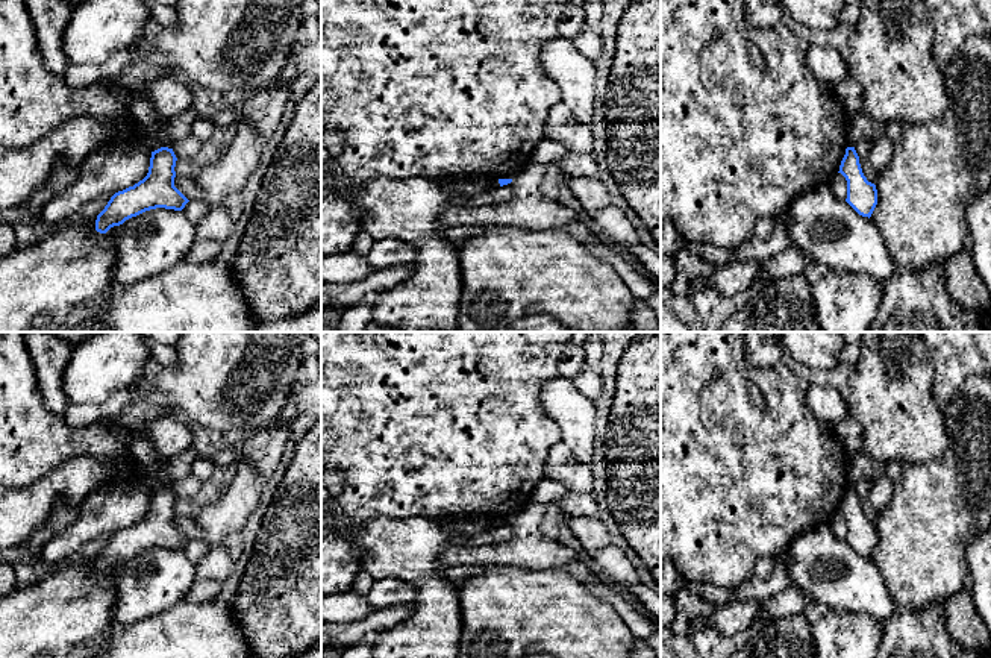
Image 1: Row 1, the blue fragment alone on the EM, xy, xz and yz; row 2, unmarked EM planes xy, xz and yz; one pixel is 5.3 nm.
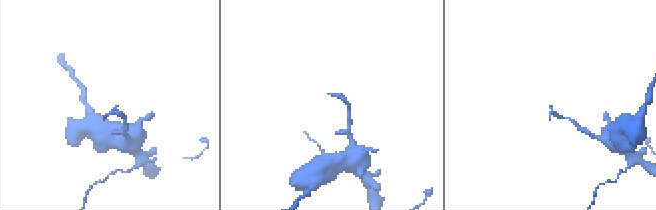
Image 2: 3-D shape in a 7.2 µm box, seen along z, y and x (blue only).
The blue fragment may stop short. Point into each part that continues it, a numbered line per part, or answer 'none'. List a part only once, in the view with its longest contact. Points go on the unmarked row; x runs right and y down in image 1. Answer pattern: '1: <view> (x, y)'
none

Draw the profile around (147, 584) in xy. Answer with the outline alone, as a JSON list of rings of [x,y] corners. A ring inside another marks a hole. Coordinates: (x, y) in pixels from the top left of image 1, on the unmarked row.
[[[156,547],[126,559],[115,573],[114,626],[170,609],[186,599],[194,582],[195,564],[182,550]]]

